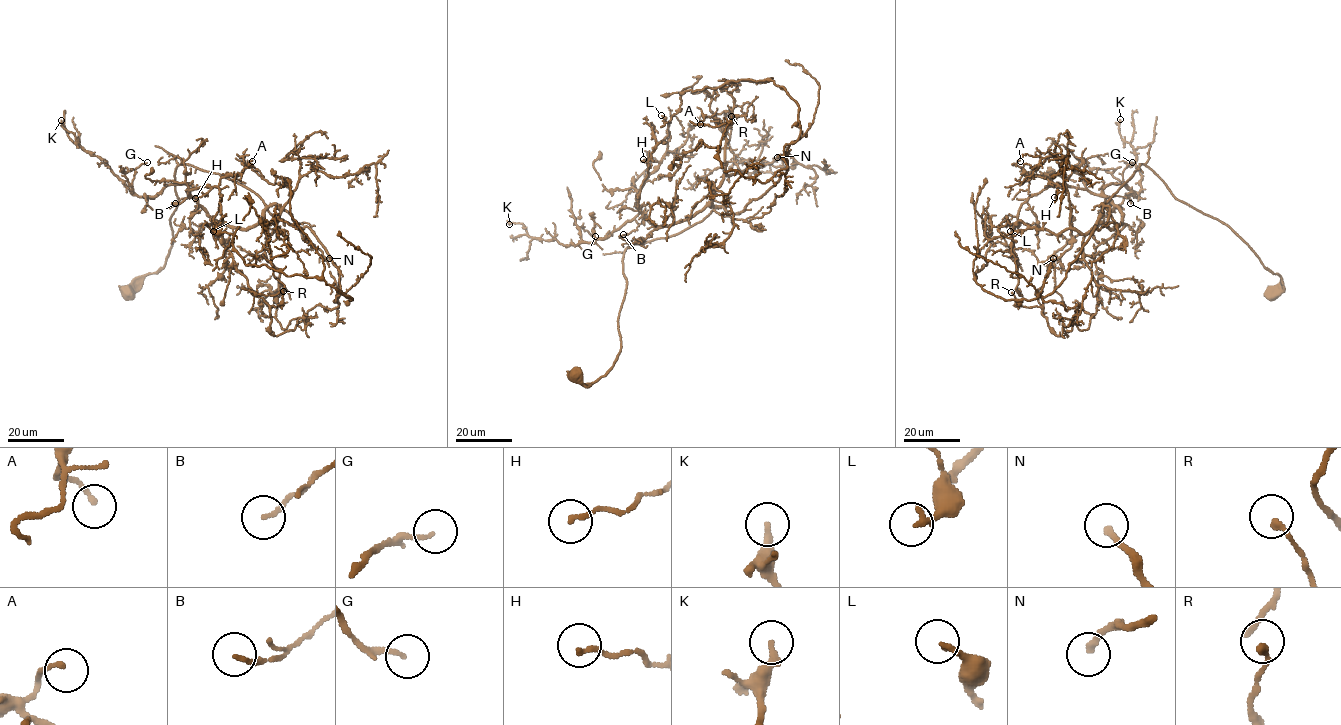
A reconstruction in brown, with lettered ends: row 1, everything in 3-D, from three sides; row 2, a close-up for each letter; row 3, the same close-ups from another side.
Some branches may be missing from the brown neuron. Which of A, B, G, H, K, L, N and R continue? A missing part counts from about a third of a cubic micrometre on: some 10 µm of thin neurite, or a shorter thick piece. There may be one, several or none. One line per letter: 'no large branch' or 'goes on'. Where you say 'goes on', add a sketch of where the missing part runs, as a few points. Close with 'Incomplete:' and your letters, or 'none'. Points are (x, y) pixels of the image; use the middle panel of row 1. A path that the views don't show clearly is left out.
A: no large branch
B: no large branch
G: no large branch
H: no large branch
K: no large branch
L: no large branch
N: no large branch
R: no large branch
Incomplete: none

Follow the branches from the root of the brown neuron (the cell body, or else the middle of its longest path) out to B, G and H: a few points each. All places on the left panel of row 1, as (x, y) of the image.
B: (127, 293), (164, 265), (179, 164), (233, 179), (265, 207), (238, 229), (195, 196), (175, 203)
G: (127, 293), (164, 265), (179, 164), (265, 207), (238, 229), (188, 184), (138, 196), (147, 162)
H: (127, 293), (164, 265), (179, 164), (233, 179), (265, 207), (238, 229), (188, 193), (211, 187), (195, 198)

